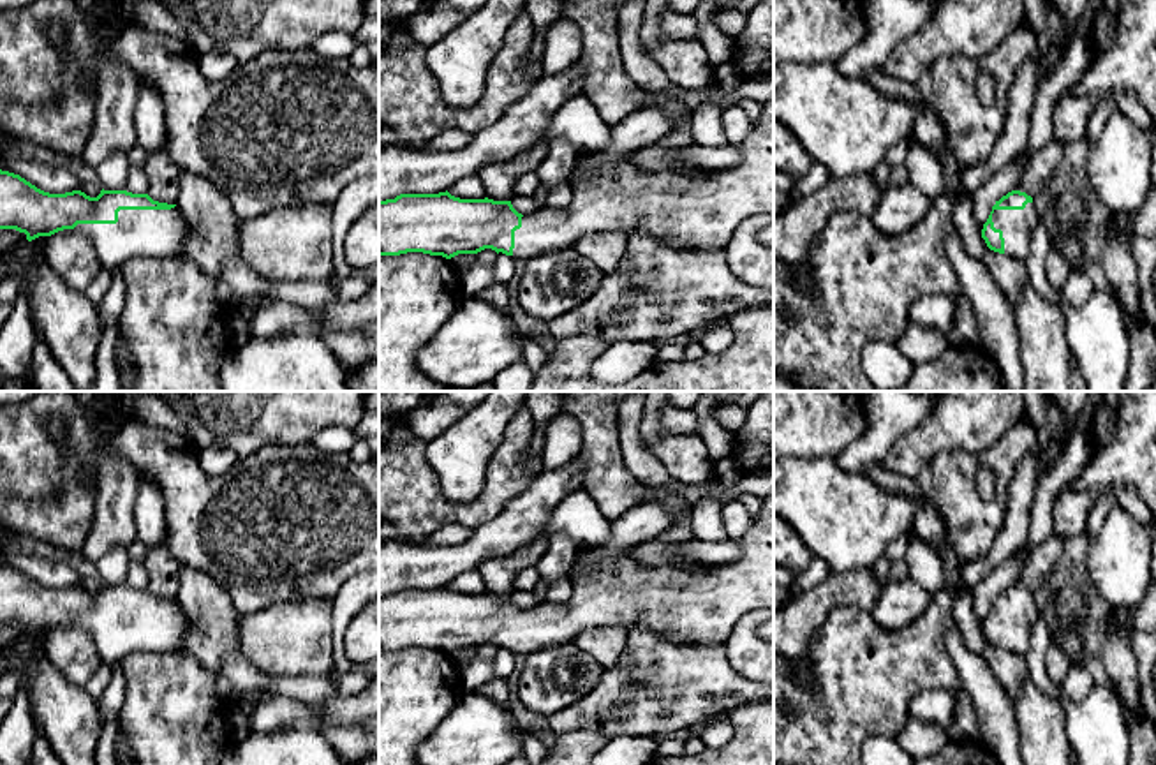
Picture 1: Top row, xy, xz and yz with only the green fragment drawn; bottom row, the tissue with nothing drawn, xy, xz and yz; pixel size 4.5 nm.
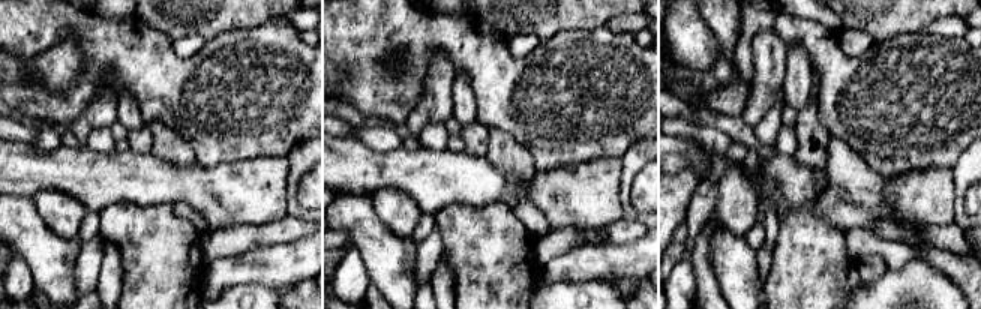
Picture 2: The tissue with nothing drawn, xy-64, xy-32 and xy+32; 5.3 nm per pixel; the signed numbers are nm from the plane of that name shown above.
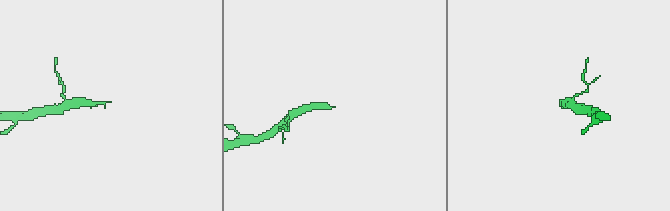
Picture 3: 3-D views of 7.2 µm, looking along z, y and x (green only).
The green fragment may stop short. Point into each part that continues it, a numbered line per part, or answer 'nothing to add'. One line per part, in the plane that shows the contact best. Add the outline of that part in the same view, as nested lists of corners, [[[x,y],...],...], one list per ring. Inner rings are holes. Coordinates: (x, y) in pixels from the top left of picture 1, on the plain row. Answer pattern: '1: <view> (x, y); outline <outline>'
1: xy (140, 628); outline [[[180,601],[171,605],[120,605],[116,619],[78,619],[95,640],[102,663],[120,663],[132,652],[176,652],[190,633]]]

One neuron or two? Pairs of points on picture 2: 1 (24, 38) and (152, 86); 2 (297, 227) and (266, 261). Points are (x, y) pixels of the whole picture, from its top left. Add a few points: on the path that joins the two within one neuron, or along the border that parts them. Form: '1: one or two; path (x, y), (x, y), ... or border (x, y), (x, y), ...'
1: one; path (56, 21), (81, 23), (120, 54)
2: two; border (306, 236), (291, 242), (255, 246), (248, 251)

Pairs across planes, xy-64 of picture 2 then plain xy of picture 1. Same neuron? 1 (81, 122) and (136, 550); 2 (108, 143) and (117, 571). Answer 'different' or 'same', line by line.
1: different
2: same

